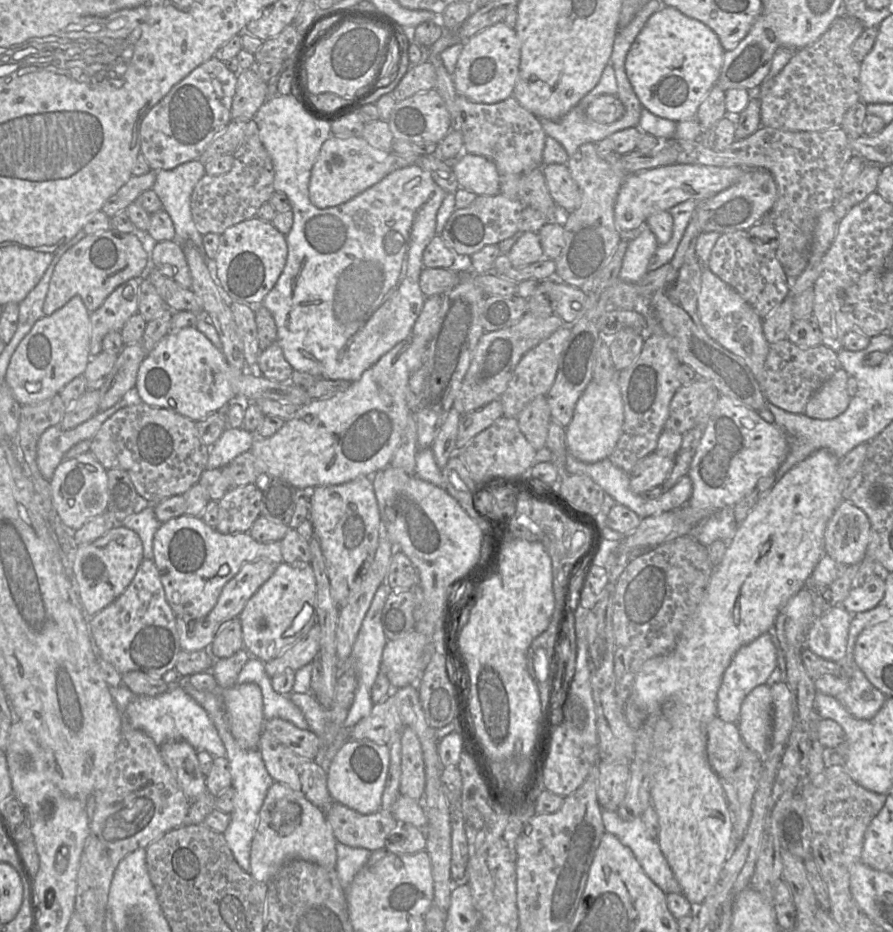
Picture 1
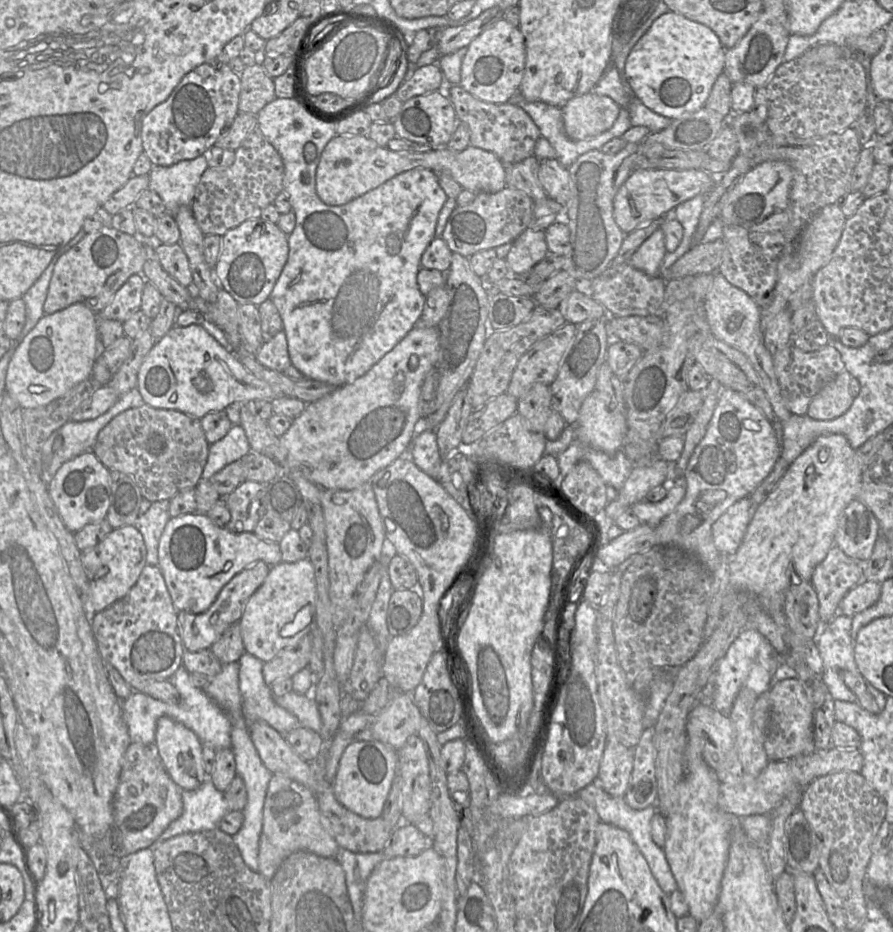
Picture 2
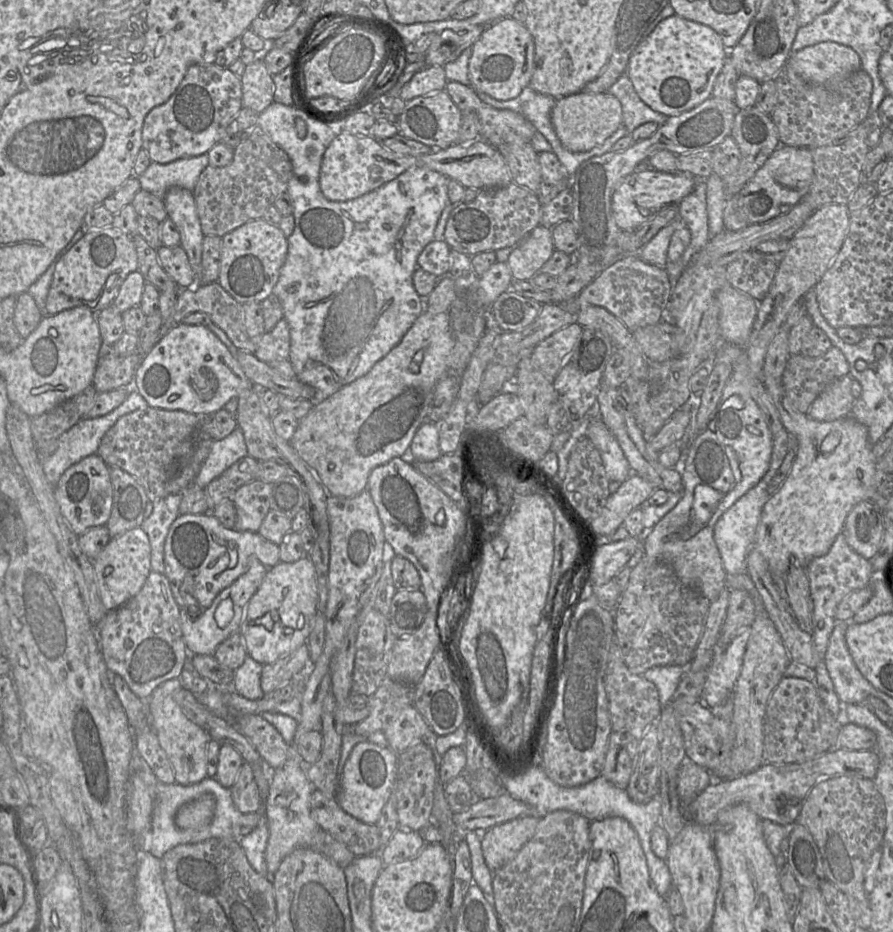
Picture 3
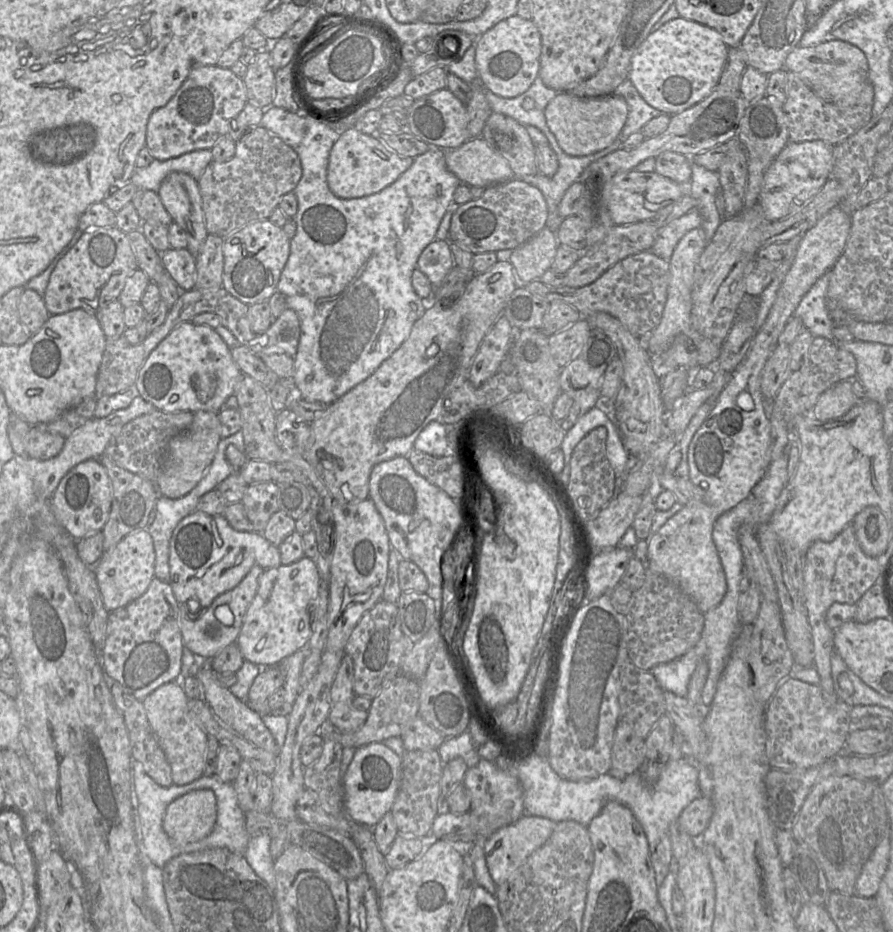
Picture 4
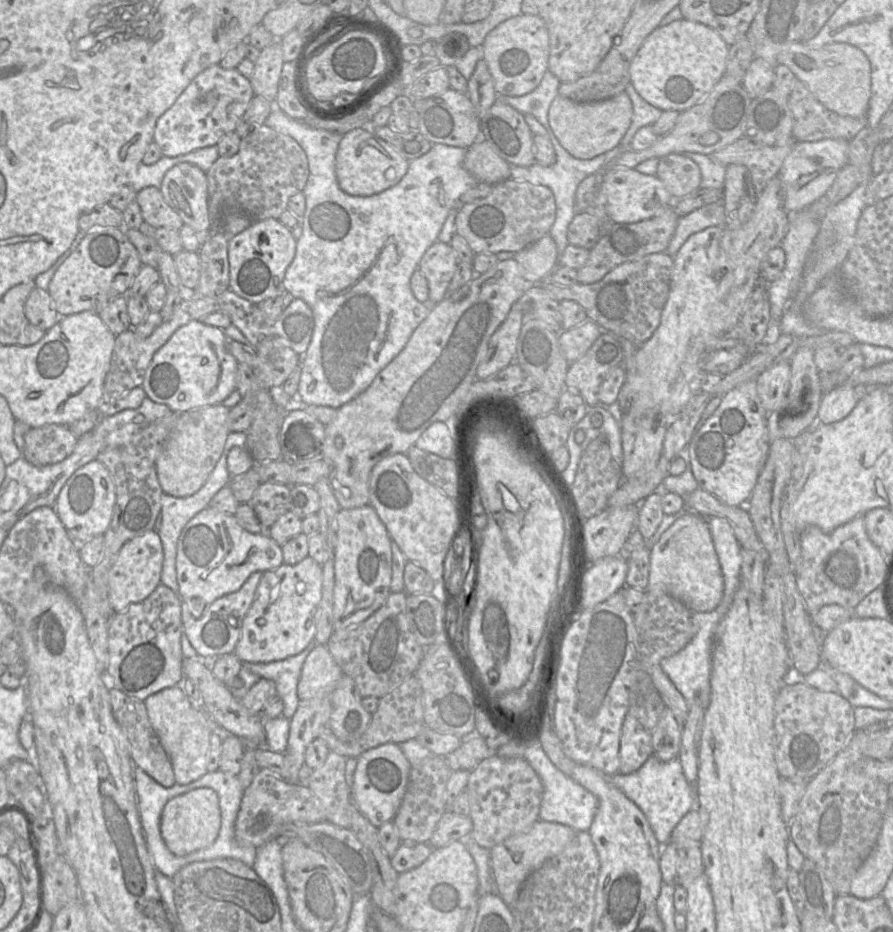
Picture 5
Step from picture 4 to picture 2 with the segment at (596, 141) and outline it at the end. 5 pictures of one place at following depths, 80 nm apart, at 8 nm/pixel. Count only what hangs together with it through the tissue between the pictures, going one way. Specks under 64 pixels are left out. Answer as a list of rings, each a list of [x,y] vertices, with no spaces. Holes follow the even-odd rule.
[[[590,91],[570,99],[561,107],[563,128],[571,140],[584,140],[609,130],[621,107],[607,95]]]

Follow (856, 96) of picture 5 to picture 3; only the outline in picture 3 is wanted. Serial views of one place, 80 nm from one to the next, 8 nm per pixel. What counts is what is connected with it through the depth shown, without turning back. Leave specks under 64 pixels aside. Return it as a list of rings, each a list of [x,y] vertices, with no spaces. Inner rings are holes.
[[[824,41],[791,53],[787,64],[810,83],[834,88],[861,69],[861,59],[851,47]]]

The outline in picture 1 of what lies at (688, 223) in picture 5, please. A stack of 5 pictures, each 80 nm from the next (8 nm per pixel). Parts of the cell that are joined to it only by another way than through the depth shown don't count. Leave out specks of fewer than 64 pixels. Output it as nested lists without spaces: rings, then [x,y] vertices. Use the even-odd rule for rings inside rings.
[[[640,225],[634,230],[621,231],[621,238],[630,240],[625,252],[618,279],[636,283],[648,272],[648,265],[659,243],[654,233],[646,226]]]

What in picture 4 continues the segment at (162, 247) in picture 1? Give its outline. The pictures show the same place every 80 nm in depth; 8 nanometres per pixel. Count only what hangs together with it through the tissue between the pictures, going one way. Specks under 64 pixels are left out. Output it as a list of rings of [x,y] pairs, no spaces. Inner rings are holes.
[[[186,248],[168,249],[161,253],[161,262],[180,288],[188,291],[196,287],[196,258]]]

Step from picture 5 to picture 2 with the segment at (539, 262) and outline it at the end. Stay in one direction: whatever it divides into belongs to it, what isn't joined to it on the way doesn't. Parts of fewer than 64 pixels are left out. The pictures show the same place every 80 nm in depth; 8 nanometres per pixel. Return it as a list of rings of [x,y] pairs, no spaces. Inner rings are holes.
[[[527,228],[513,241],[505,259],[513,275],[526,276],[548,253],[545,232]]]

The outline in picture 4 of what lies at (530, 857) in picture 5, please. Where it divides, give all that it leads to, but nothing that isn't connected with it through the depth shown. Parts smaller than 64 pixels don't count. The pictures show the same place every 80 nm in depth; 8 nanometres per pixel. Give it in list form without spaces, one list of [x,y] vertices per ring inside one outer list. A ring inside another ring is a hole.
[[[524,814],[512,824],[495,831],[483,841],[483,849],[488,871],[496,885],[503,883],[525,860],[551,836],[556,824],[540,816]]]

